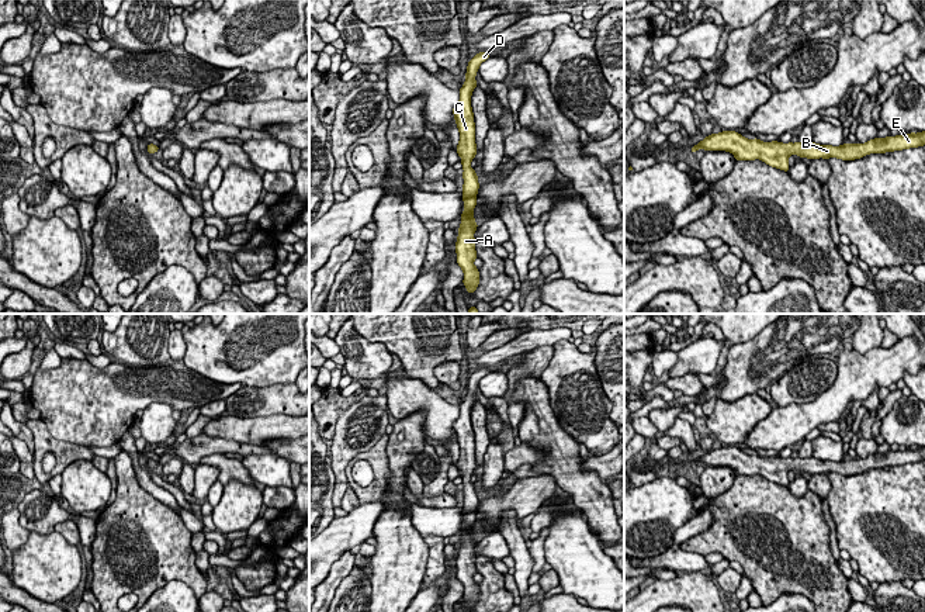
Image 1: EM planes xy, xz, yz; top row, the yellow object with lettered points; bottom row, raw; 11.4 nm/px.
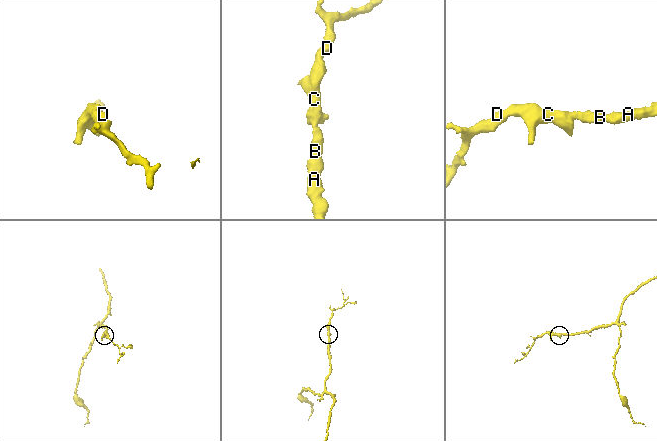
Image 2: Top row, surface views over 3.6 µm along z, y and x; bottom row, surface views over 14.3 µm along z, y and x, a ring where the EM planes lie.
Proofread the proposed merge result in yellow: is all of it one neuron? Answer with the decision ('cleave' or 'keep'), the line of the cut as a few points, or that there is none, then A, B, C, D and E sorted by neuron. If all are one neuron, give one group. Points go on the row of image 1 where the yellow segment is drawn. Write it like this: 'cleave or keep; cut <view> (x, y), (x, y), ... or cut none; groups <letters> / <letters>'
keep; cut none; groups A B C D E

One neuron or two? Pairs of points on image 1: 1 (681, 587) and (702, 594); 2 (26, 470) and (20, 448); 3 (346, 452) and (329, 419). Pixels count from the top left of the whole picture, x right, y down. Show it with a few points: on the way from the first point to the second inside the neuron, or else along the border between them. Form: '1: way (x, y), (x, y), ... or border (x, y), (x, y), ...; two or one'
1: way (686, 590), (696, 591); one
2: way (26, 464), (23, 453); one
3: border (354, 401), (339, 412), (335, 435), (331, 439); two

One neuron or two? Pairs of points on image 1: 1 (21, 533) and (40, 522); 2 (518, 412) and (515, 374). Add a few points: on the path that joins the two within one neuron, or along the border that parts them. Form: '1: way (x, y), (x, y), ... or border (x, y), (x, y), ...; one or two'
1: border (17, 508), (20, 524), (28, 531); two
2: way (510, 403), (510, 384); one

